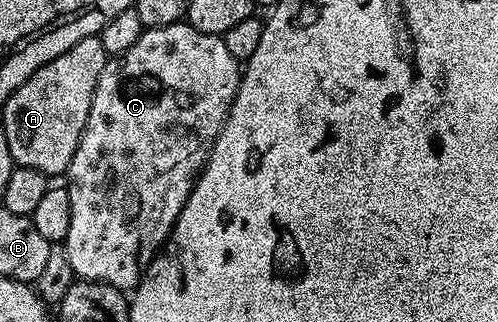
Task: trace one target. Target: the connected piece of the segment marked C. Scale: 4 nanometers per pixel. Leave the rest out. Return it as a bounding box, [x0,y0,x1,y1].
[65,21,240,293]

